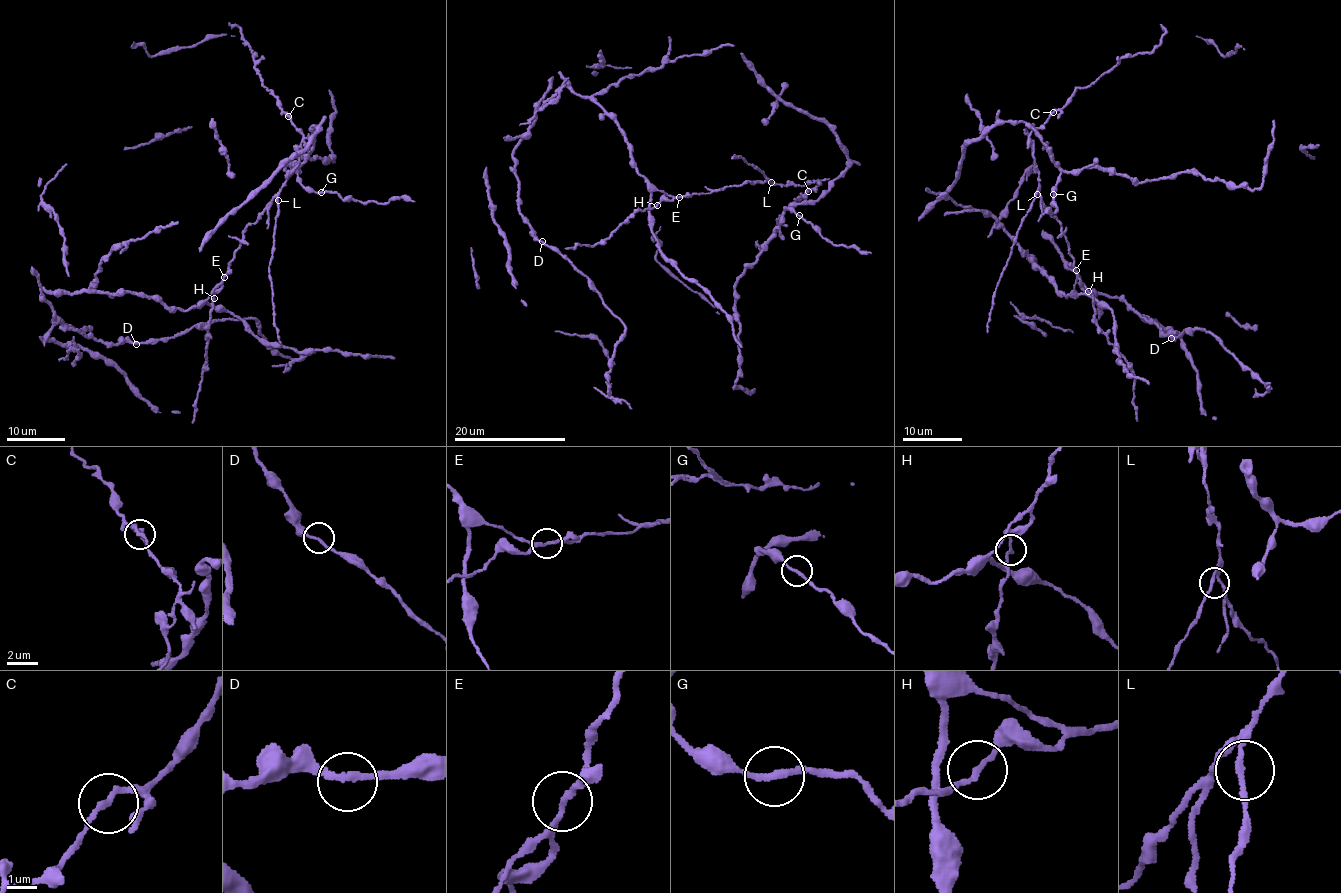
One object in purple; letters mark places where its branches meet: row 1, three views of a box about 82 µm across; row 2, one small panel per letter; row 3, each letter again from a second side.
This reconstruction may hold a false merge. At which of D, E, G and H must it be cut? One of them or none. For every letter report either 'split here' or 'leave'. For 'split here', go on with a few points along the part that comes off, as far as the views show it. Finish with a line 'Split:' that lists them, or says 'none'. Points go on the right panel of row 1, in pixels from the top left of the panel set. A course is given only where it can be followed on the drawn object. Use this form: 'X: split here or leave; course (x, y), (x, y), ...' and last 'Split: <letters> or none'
D: leave
E: split here; course (1076, 269), (1061, 223), (1038, 192), (1031, 132), (1122, 58), (1153, 50), (1166, 33), (1160, 24)
G: leave
H: leave
Split: E

